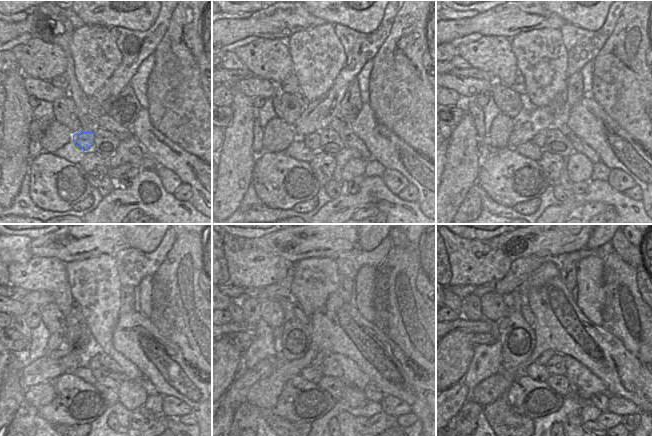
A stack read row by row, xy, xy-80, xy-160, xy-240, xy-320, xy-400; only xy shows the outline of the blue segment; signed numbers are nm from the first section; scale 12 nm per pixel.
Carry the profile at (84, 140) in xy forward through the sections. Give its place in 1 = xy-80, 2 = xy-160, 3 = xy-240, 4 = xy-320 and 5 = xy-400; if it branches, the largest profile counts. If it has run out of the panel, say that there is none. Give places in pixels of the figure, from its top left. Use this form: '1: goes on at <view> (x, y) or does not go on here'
1: goes on at xy-80 (312, 140)
2: goes on at xy-160 (539, 139)
3: goes on at xy-240 (93, 363)
4: goes on at xy-320 (318, 360)
5: goes on at xy-400 (547, 355)

